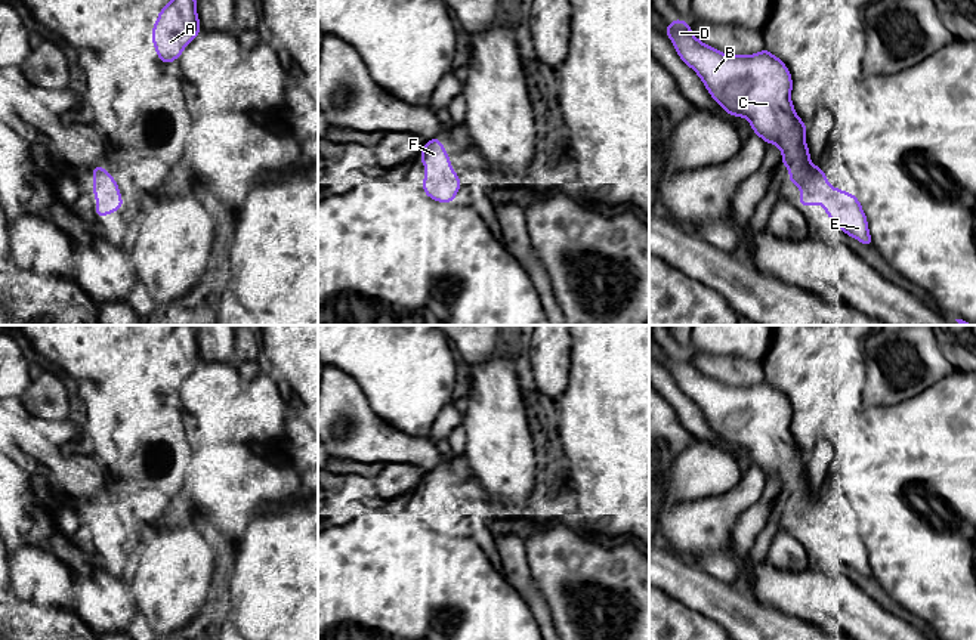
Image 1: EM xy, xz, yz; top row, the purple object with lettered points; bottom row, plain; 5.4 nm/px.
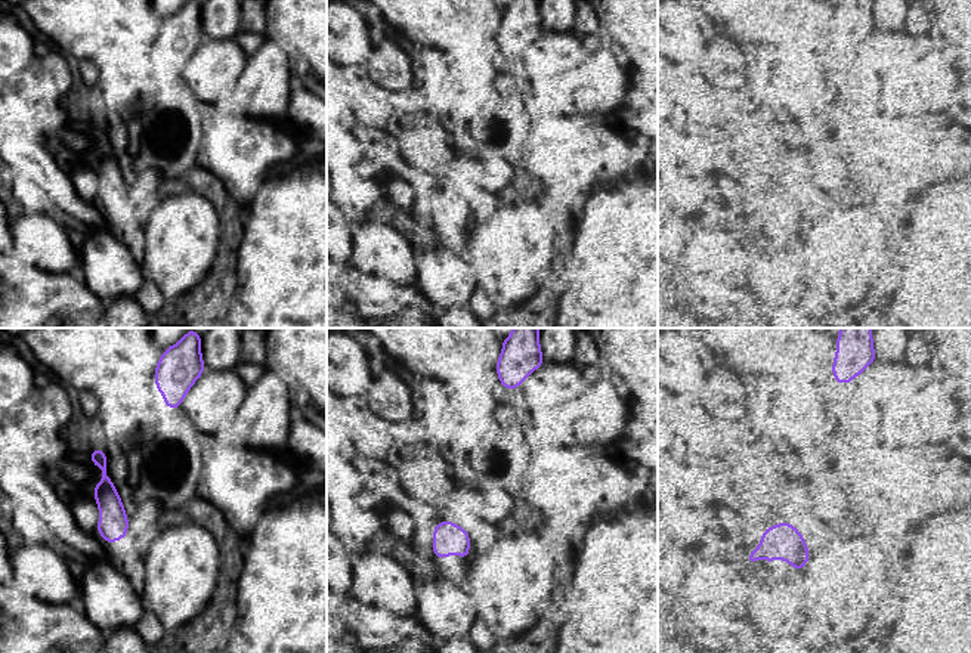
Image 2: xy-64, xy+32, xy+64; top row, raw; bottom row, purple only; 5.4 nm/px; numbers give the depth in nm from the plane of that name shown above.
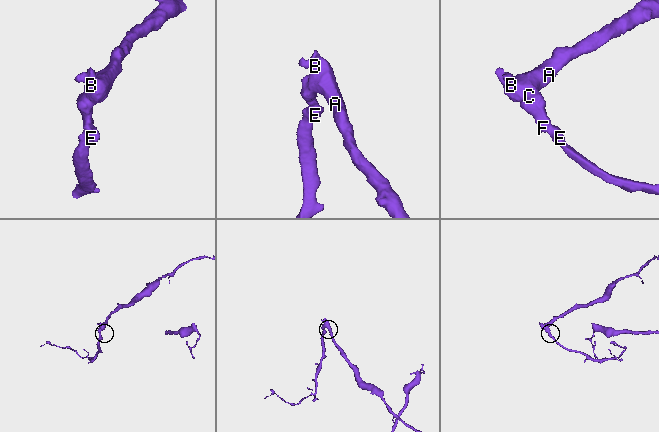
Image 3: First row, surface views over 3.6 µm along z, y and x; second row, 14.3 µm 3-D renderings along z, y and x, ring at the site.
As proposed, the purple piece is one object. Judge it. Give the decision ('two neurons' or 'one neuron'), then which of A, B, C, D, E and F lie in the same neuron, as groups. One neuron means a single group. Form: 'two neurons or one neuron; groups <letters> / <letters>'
one neuron; groups A B C D E F

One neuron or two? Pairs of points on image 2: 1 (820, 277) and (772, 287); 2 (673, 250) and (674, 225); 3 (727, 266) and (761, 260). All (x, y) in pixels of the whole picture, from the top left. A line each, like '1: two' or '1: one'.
1: two
2: one
3: two

